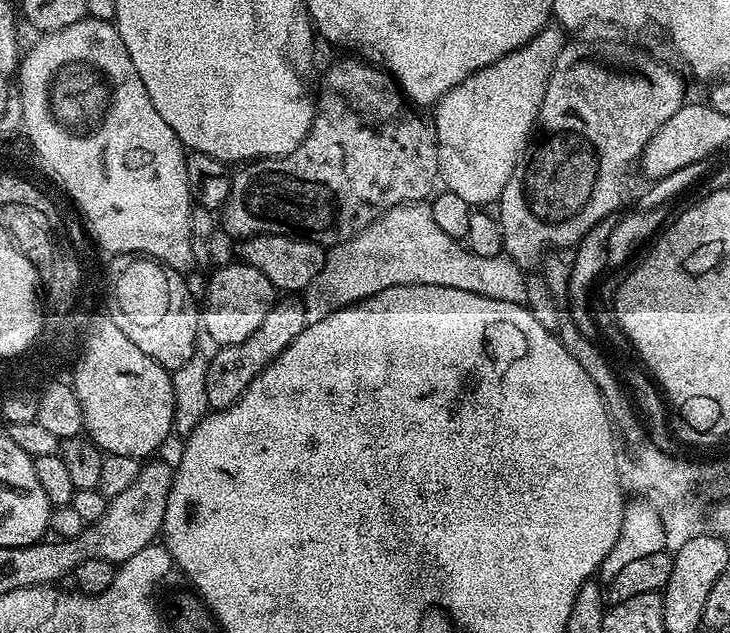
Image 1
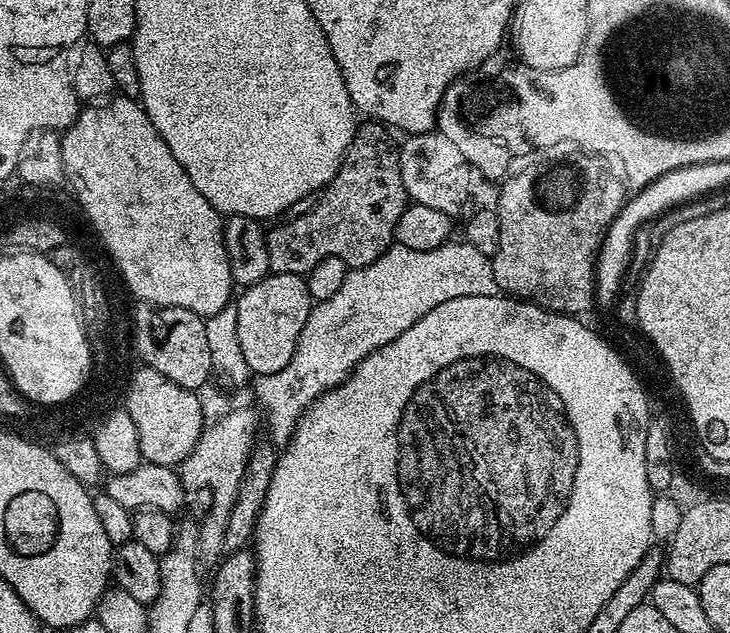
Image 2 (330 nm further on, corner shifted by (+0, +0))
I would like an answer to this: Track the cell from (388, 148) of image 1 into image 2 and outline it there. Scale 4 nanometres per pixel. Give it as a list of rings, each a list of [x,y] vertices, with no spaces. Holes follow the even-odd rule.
[[[364,123],[357,127],[340,169],[319,193],[320,201],[316,200],[308,212],[273,223],[273,228],[267,229],[272,272],[304,276],[322,258],[331,256],[342,258],[349,269],[361,268],[370,266],[370,262],[393,247],[398,218],[402,218],[410,203],[399,173],[398,144],[392,141],[393,133],[385,125]]]

